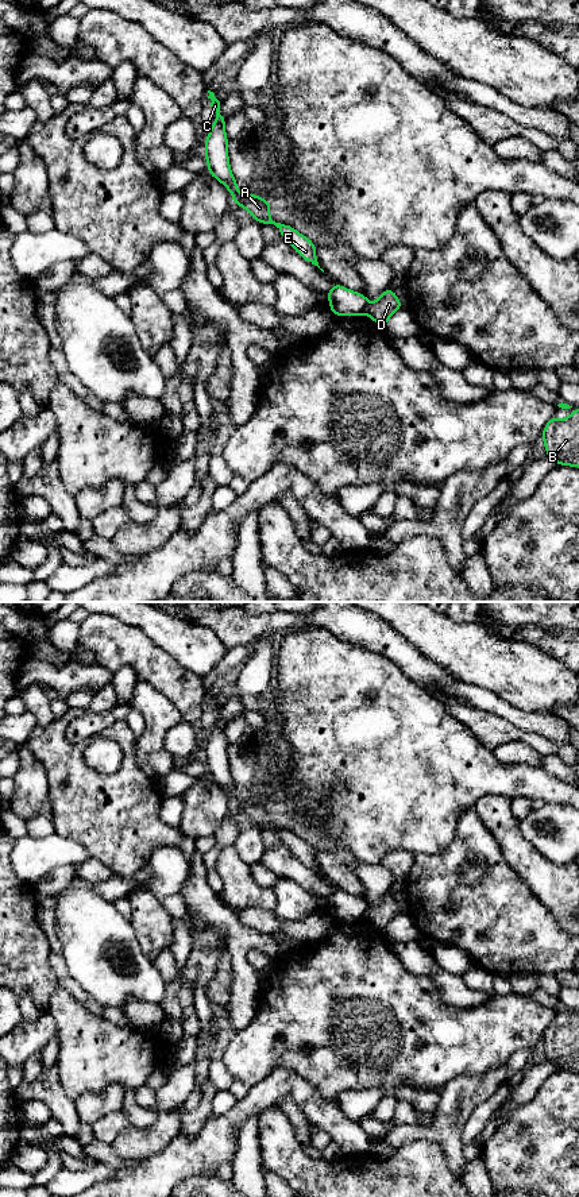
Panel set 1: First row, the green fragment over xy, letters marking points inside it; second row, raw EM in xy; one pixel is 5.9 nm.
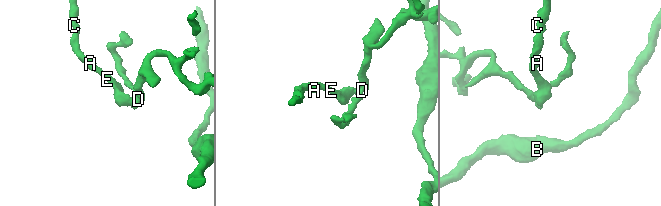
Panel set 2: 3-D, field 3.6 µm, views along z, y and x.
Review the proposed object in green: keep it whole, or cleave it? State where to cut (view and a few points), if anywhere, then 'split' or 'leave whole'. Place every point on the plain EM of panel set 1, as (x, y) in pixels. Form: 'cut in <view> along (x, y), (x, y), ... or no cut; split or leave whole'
cut in xy along (369, 908), (365, 916); split

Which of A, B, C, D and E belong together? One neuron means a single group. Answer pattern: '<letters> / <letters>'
A B C E / D

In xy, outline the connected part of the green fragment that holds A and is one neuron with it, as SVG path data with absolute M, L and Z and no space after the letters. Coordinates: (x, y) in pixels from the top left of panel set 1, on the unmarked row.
M208 695L208 703L212 704L209 708L216 715L216 723L209 734L205 744L205 765L208 768L209 780L215 781L221 787L232 800L233 810L243 811L254 825L259 826L262 830L274 829L283 843L309 868L317 870L323 877L324 874L319 870L316 861L316 849L296 835L289 829L275 827L270 822L271 807L256 799L243 800L238 795L238 787L229 772L228 762L228 741L225 738L224 730L227 723L220 718L220 706L215 702L215 698Z

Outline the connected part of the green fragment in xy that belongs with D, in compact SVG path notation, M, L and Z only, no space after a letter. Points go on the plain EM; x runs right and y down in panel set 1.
M387 892L374 908L368 908L366 919L370 920L375 928L385 932L391 919L398 914L404 914L404 911L397 899Z

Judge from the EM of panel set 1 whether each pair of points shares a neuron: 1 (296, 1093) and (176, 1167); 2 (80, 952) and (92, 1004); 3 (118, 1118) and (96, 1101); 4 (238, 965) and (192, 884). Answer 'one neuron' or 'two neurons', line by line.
1: one neuron
2: two neurons
3: two neurons
4: one neuron

